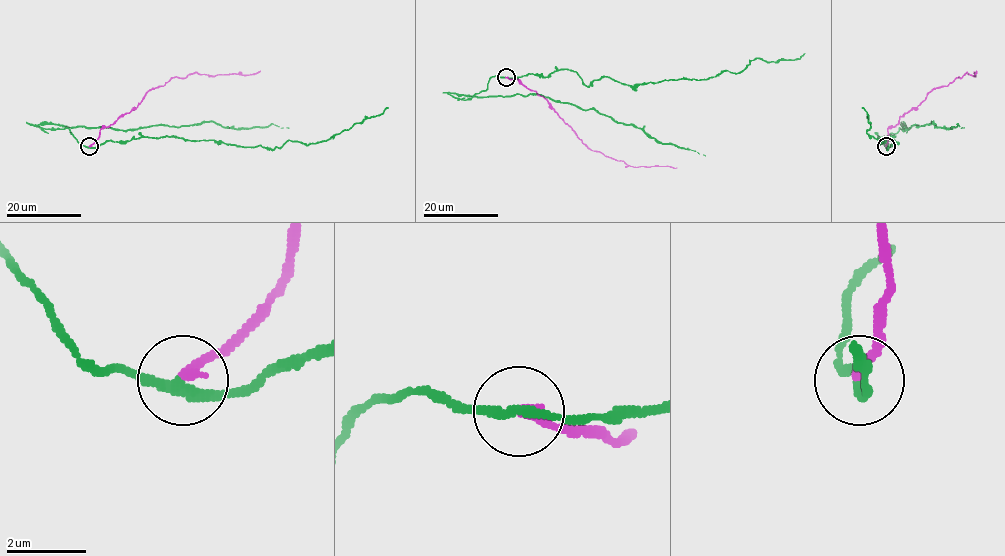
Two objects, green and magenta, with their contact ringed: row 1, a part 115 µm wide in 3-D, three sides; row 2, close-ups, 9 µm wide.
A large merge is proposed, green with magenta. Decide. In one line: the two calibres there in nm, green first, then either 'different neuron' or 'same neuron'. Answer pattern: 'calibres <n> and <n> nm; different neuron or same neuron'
calibres 240 and 240 nm; different neuron

